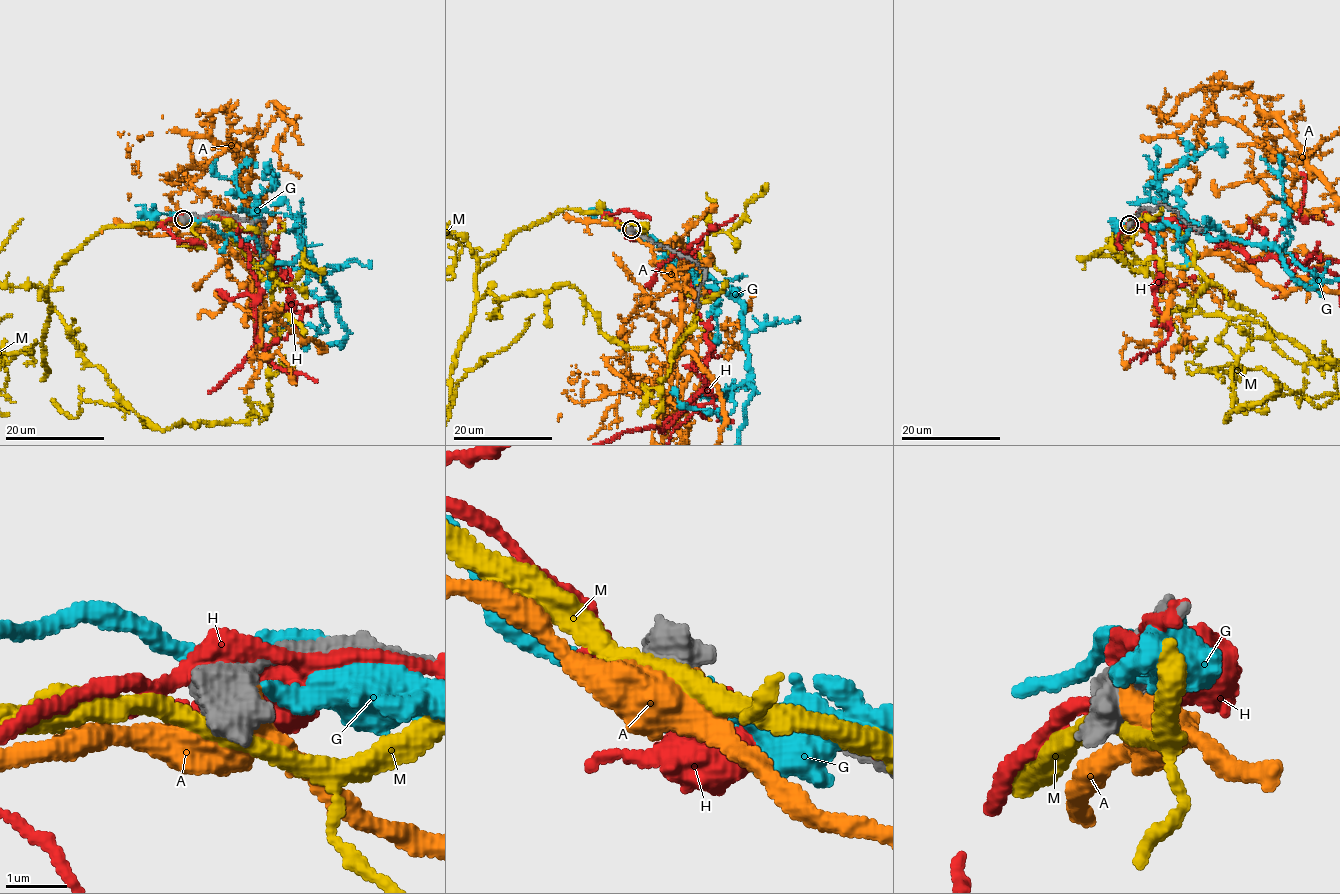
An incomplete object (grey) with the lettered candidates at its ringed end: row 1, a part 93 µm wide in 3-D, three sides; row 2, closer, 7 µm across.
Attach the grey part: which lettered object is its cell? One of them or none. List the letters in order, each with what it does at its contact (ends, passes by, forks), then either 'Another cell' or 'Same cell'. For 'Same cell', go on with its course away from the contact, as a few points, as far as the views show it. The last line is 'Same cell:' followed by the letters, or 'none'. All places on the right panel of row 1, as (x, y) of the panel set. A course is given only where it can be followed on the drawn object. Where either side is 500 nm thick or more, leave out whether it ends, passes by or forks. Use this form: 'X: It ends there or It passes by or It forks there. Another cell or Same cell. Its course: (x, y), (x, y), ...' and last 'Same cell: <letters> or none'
A: Another cell
G: Another cell
H: It forks there. Another cell
M: Another cell
Same cell: none

